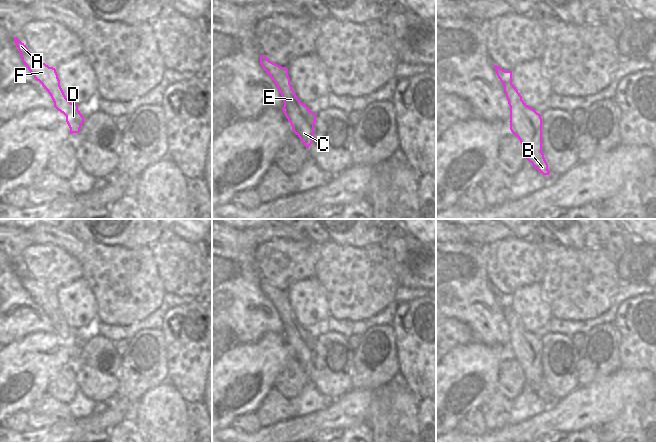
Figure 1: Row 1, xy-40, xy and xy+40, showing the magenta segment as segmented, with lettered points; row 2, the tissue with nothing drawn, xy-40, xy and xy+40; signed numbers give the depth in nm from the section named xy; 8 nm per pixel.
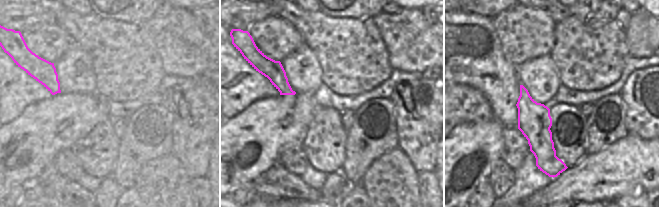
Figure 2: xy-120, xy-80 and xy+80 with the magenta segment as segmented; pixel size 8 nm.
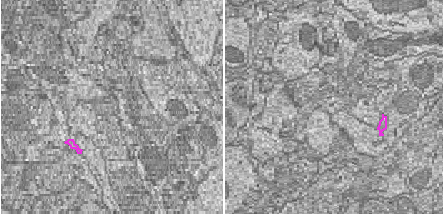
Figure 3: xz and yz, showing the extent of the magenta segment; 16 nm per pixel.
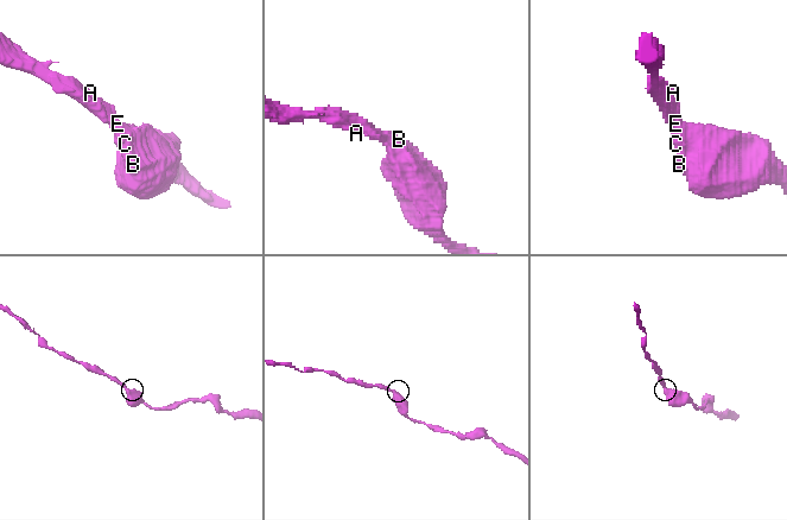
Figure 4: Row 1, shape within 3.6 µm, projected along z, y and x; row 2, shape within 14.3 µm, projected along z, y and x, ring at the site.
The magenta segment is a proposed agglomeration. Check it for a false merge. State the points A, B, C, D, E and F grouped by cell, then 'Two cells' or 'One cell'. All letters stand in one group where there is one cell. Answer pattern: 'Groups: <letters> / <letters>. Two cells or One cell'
Groups: A B C D E F. One cell

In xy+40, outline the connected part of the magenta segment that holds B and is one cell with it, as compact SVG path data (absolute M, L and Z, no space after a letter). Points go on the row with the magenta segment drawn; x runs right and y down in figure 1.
M494 65L496 74L504 86L510 106L510 130L520 140L526 159L543 175L549 175L548 164L542 152L542 118L529 107L512 84L512 71Z

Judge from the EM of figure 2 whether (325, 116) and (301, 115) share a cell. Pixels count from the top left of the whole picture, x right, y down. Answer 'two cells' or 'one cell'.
two cells

